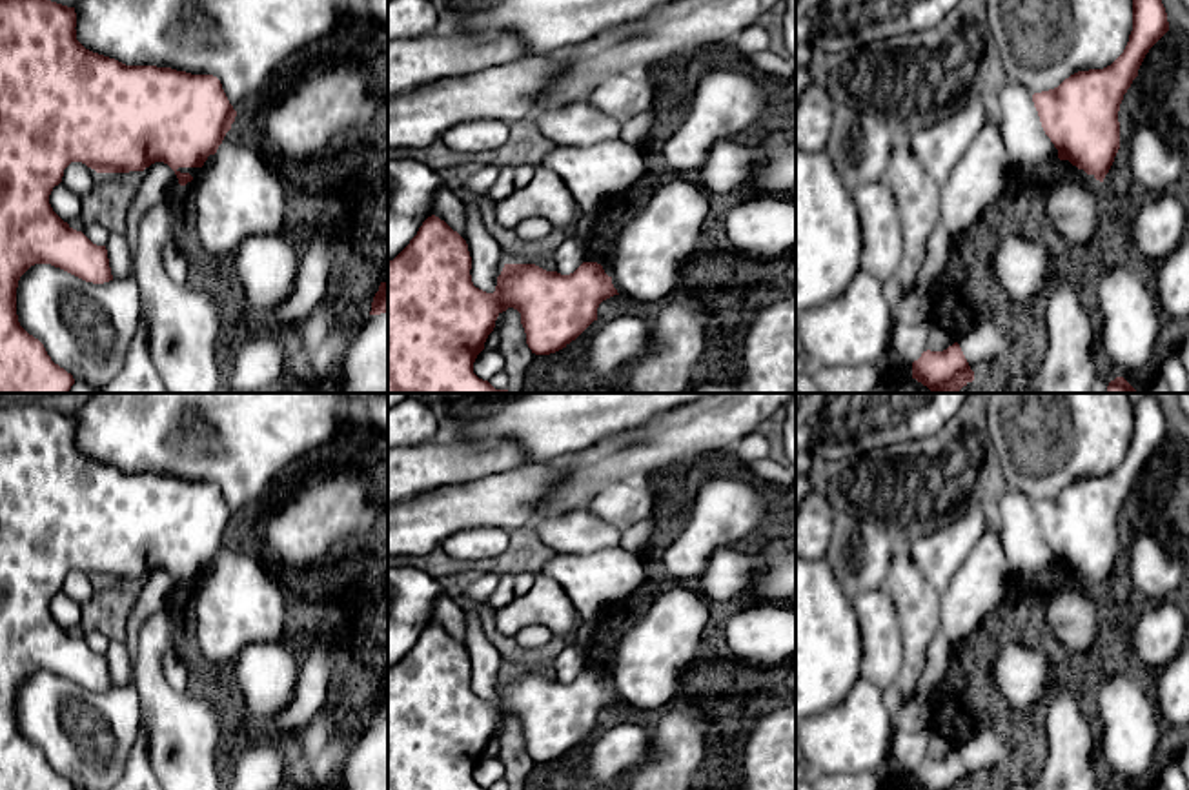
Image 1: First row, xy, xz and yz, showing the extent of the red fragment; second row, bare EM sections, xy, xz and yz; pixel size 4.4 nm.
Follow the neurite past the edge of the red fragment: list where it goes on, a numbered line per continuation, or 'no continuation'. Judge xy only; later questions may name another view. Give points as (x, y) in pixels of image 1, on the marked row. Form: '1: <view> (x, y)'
1: xy (237, 193)

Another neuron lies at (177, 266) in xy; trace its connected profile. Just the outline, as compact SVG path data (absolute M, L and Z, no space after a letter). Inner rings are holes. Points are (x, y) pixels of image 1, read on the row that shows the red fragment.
M171 240L162 248L162 262L168 277L177 284L188 284L193 262Z

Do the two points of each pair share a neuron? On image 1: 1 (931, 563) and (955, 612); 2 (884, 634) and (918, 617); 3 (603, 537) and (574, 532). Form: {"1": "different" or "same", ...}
{"1": "different", "2": "different", "3": "same"}

